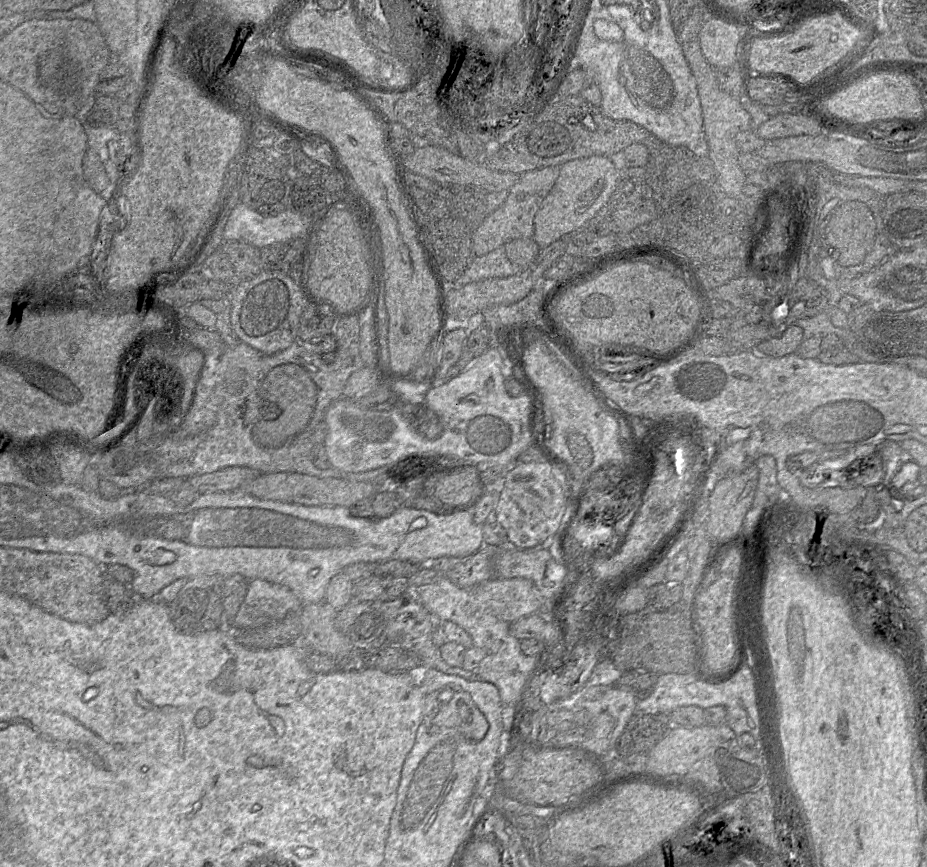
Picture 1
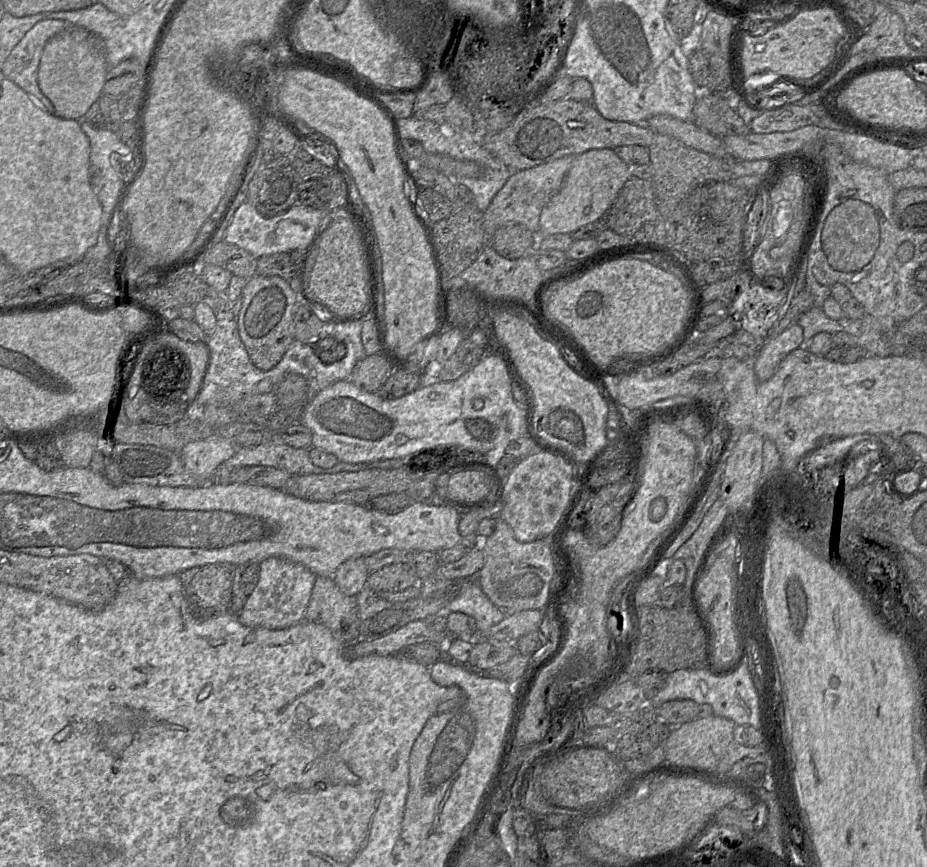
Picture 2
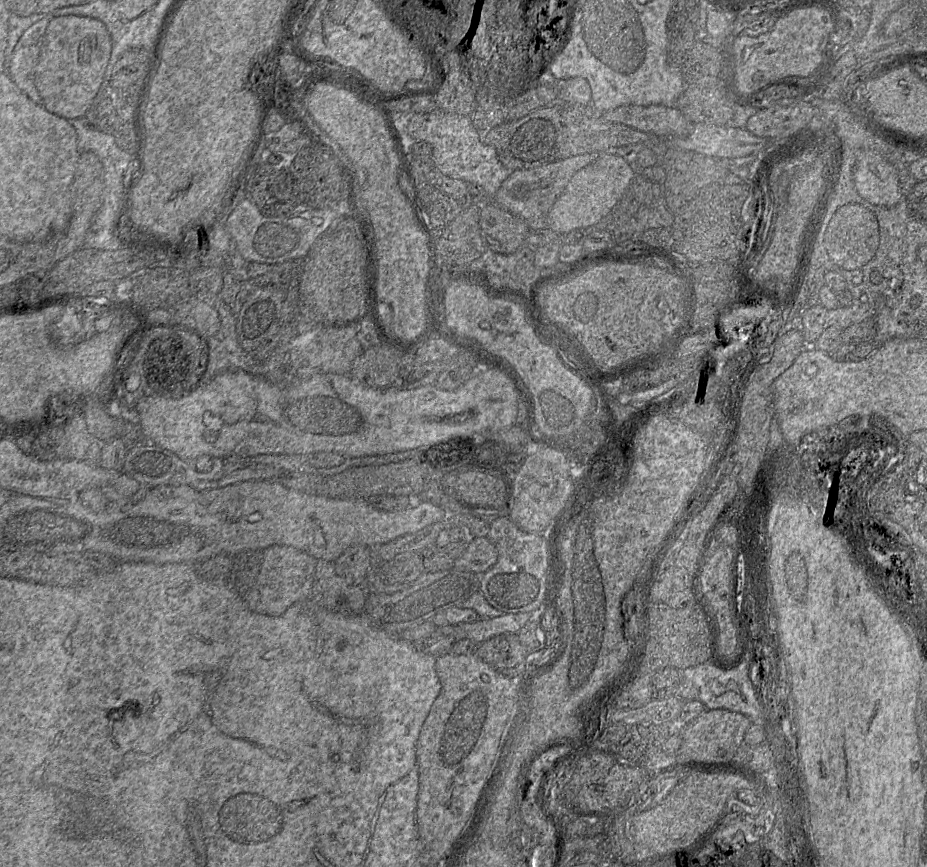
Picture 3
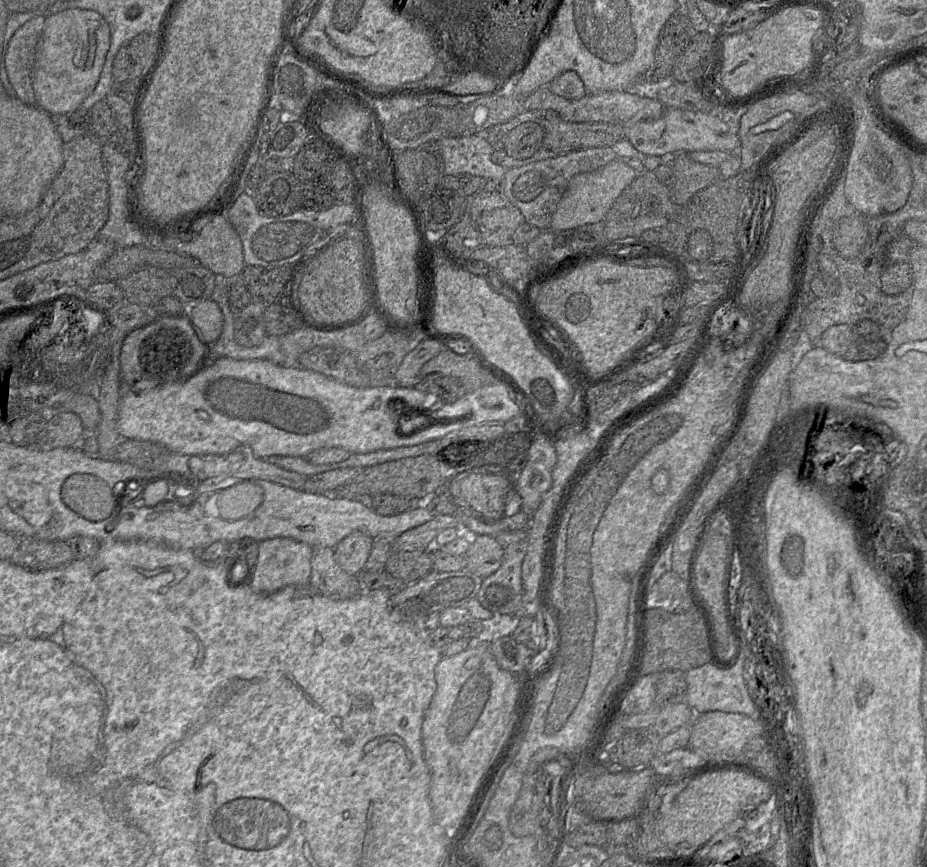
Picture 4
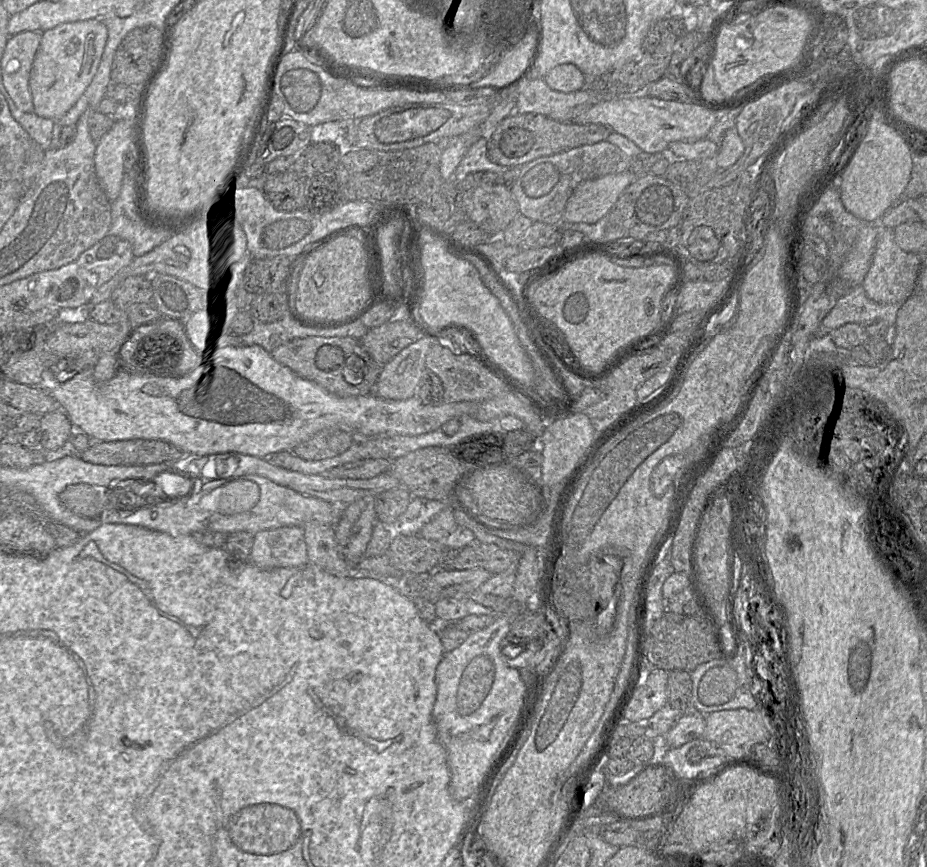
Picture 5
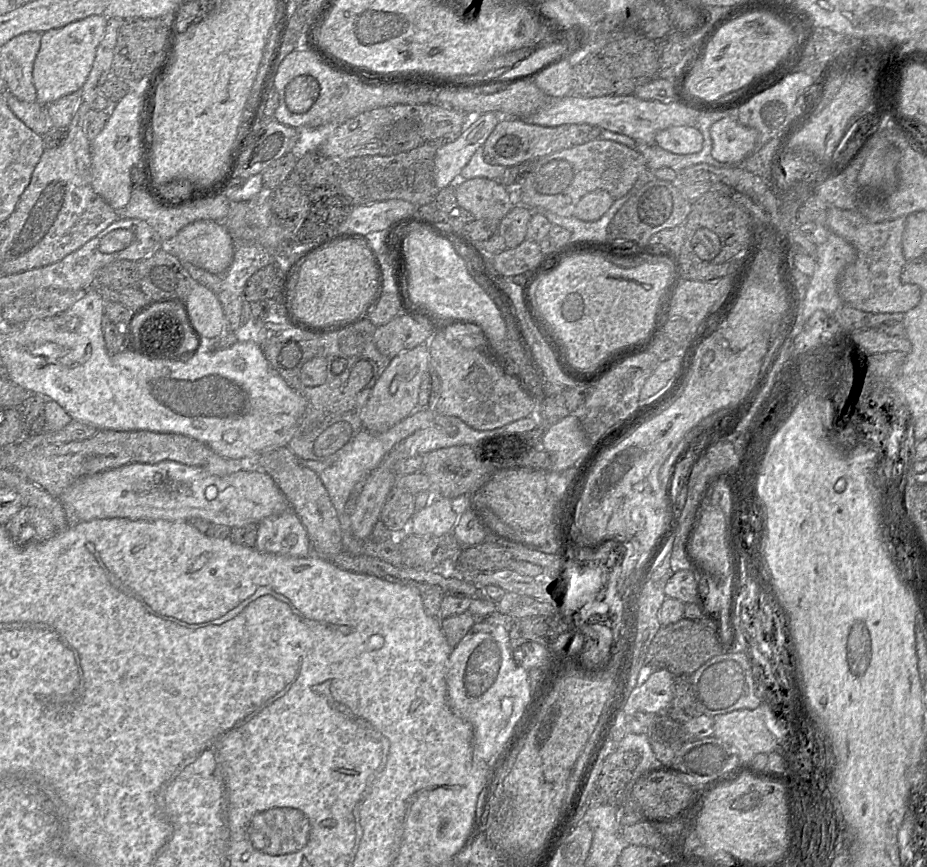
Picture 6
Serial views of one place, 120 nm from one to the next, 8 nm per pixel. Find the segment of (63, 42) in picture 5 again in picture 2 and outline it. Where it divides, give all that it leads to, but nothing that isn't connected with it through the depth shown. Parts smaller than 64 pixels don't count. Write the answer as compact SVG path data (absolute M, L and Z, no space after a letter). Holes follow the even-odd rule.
M71 26L46 43L37 81L42 93L52 103L54 115L62 119L79 119L103 94L107 72L108 62L102 40L84 28Z

